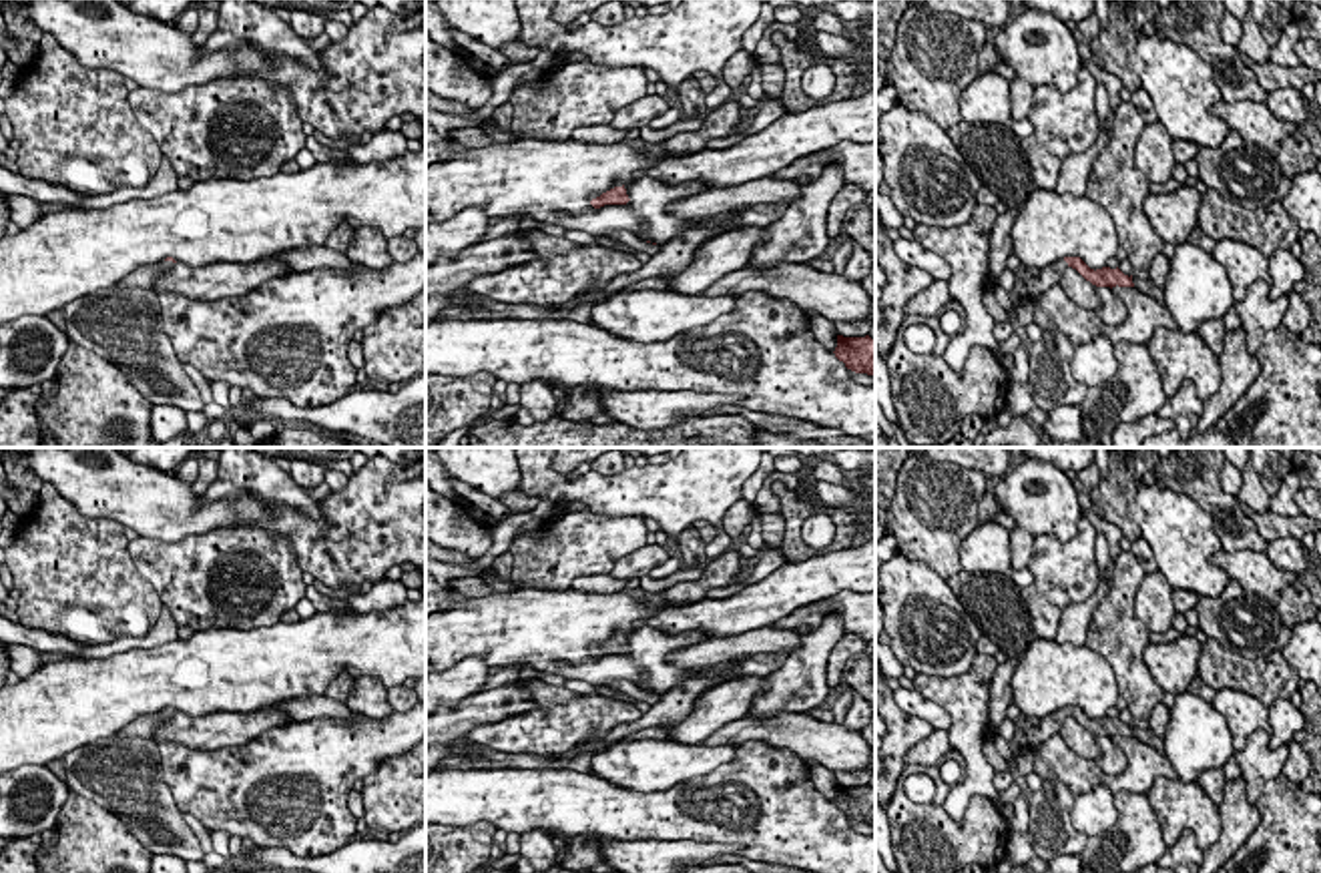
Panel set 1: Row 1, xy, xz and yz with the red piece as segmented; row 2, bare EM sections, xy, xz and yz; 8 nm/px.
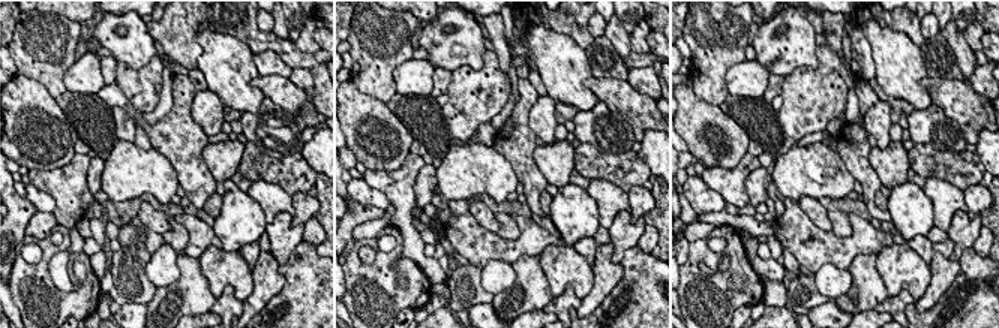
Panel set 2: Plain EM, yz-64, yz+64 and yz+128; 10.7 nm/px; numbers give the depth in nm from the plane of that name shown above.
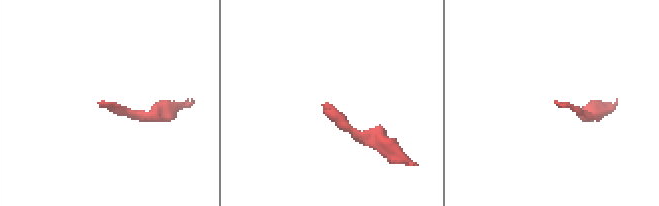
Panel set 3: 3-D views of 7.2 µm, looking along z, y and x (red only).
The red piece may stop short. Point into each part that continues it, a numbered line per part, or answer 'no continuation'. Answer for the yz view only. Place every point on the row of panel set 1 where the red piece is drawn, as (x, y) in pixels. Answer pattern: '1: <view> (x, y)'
1: yz (1036, 281)

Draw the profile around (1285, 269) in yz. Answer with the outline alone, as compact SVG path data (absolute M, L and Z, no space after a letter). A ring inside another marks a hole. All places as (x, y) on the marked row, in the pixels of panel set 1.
M1277 249L1267 259L1269 263L1269 275L1271 275L1271 299L1277 299L1281 295L1289 295L1293 287L1305 277L1305 267L1301 259L1297 259L1287 249Z

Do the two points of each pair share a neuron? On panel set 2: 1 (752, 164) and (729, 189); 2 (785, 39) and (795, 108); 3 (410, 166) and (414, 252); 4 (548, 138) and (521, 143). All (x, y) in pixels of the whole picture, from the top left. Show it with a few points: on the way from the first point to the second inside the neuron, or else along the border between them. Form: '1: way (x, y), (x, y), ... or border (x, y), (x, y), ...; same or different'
1: way (746, 168), (731, 183); same
2: border (816, 50), (815, 68), (795, 66), (785, 77); different
3: way (404, 187), (404, 223), (408, 231); same
4: border (537, 99), (528, 119), (528, 126), (536, 135); different

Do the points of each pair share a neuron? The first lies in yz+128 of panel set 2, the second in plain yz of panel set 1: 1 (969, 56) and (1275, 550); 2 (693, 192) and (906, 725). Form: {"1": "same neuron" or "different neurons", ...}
{"1": "different neurons", "2": "different neurons"}

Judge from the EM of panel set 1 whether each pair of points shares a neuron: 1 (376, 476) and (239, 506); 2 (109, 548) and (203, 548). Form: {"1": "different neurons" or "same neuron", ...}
{"1": "same neuron", "2": "different neurons"}

